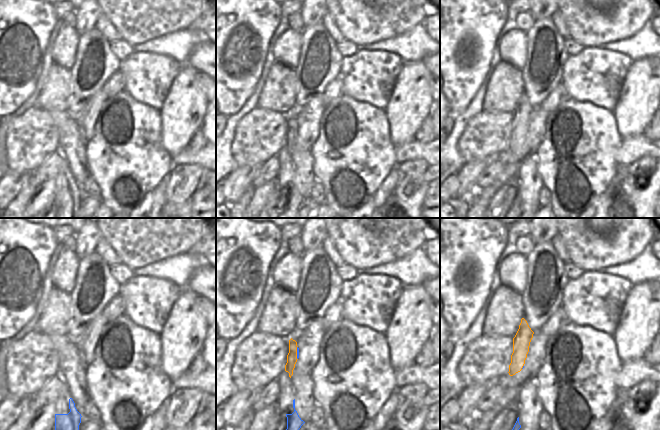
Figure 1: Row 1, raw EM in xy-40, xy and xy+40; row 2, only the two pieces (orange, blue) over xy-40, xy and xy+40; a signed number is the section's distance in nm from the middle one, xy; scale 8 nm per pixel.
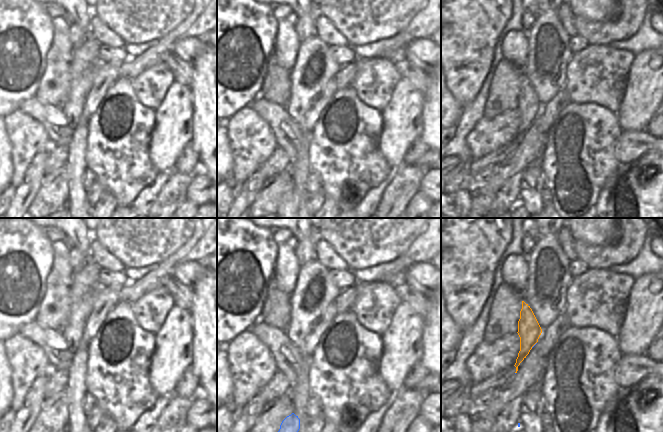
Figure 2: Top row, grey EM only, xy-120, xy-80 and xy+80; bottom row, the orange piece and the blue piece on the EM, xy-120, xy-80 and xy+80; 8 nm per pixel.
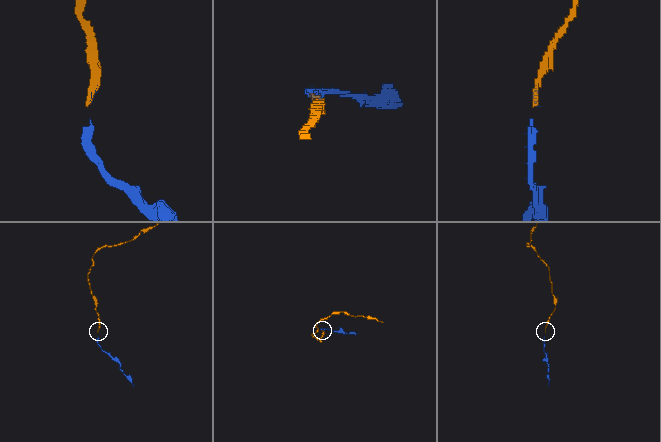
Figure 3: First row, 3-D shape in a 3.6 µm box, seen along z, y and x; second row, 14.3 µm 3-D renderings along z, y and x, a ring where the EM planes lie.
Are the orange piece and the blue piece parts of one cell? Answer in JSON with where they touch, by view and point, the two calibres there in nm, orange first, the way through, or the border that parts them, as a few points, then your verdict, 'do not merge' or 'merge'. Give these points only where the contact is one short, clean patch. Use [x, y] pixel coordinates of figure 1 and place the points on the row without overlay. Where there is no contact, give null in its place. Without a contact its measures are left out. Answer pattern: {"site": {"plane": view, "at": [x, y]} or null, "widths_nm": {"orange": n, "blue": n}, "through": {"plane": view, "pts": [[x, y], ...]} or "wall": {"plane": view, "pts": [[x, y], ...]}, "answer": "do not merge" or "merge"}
{"site": {"plane": "xy", "at": [296, 129]}, "widths_nm": {"orange": 80, "blue": 20}, "through": {"plane": "xy", "pts": [[292, 131], [296, 129], [297, 123]]}, "answer": "merge"}

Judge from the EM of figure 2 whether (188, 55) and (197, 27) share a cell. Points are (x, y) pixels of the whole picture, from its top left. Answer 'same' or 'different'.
different

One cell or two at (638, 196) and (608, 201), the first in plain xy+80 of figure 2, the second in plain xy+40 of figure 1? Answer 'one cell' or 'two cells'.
one cell

